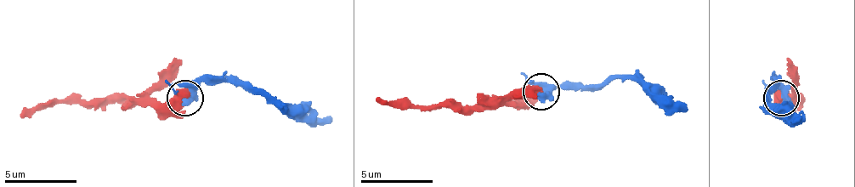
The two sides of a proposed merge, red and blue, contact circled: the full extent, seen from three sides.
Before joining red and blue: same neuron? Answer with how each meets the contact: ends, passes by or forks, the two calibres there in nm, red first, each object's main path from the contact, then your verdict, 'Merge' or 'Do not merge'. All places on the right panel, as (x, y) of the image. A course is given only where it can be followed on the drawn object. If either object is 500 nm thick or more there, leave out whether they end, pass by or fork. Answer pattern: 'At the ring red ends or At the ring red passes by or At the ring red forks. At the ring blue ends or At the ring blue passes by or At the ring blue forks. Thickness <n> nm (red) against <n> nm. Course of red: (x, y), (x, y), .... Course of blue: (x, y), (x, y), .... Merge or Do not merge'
Thickness 900 nm (red) against 480 nm. Course of red: (782, 97), (785, 104), (796, 100), (789, 115). Course of blue: (782, 100), (774, 82), (767, 89), (771, 104), (778, 104), (793, 118), (800, 115). Merge

